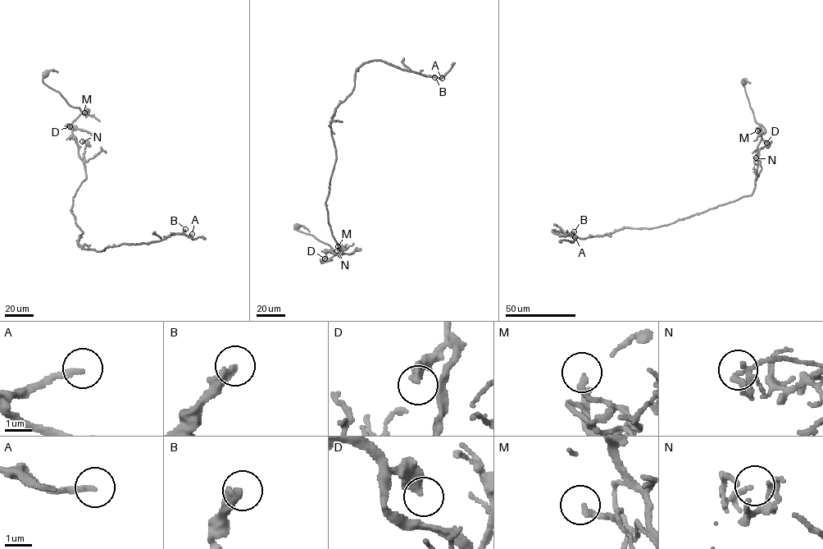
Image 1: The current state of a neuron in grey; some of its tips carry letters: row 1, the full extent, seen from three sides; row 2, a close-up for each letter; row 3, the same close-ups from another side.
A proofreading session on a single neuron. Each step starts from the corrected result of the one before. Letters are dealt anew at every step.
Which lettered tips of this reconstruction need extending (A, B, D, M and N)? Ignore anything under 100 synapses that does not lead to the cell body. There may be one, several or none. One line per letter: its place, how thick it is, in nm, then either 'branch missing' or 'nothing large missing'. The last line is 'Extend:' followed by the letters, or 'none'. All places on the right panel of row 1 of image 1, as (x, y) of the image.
A: at (575, 237); 220 nm thick; branch missing
B: at (574, 231); 360 nm thick; branch missing
D: at (766, 143); 400 nm thick; nothing large missing
M: at (757, 130); 200 nm thick; nothing large missing
N: at (756, 157); 150 nm thick; nothing large missing
Extend: A, B

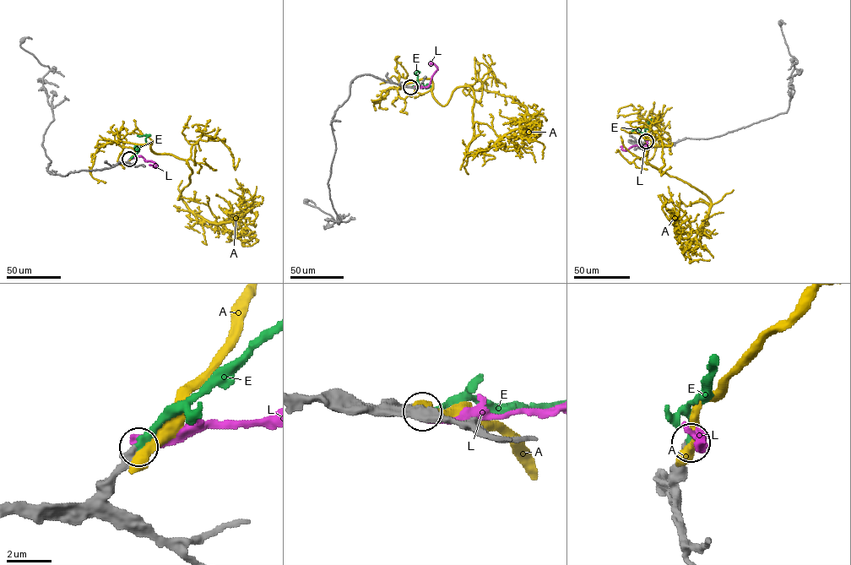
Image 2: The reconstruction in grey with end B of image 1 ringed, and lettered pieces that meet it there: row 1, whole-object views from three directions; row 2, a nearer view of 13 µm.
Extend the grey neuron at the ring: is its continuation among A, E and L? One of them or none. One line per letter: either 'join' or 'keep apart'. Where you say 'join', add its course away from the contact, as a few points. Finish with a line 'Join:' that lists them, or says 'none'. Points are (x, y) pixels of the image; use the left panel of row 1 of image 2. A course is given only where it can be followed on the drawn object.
A: keep apart
E: join; course (129, 160), (146, 143), (145, 138), (149, 135), (137, 135)
L: keep apart
Join: E

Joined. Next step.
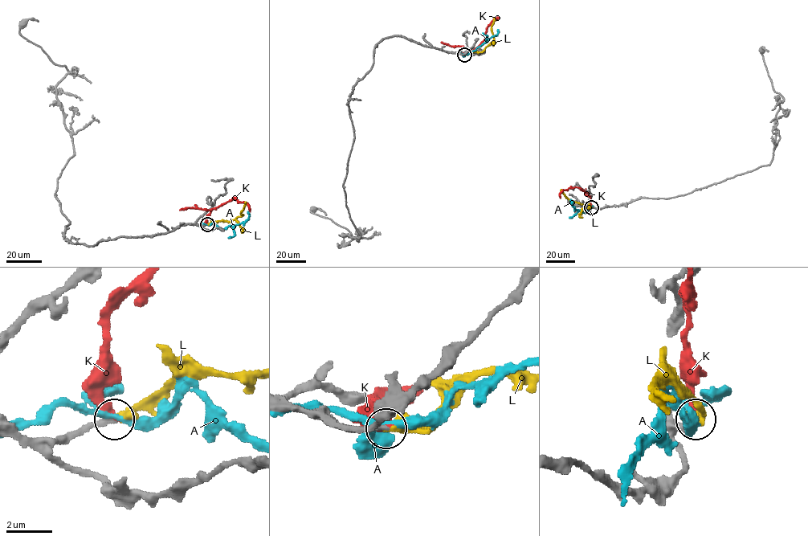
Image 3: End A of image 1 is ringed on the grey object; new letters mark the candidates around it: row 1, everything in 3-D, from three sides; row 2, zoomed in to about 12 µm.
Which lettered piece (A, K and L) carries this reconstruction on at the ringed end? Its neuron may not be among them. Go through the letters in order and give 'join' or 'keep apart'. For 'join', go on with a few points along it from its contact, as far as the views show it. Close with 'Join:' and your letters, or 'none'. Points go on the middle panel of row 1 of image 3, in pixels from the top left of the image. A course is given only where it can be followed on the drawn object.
A: keep apart
K: keep apart
L: join; course (464, 55), (471, 51), (482, 51), (491, 42), (494, 18)
Join: L

